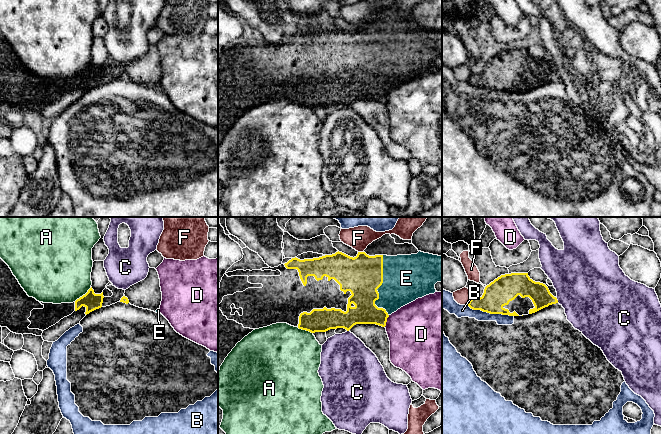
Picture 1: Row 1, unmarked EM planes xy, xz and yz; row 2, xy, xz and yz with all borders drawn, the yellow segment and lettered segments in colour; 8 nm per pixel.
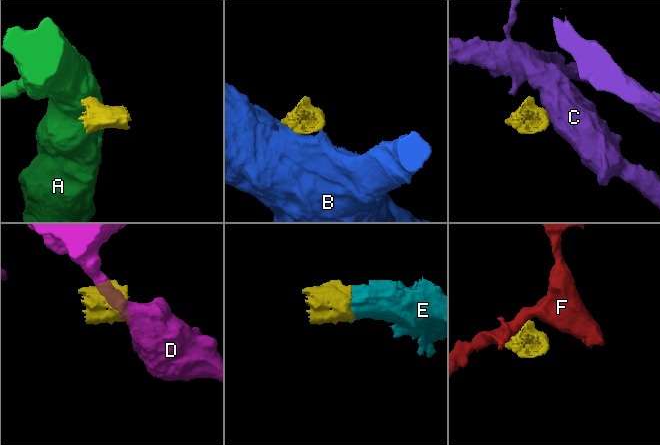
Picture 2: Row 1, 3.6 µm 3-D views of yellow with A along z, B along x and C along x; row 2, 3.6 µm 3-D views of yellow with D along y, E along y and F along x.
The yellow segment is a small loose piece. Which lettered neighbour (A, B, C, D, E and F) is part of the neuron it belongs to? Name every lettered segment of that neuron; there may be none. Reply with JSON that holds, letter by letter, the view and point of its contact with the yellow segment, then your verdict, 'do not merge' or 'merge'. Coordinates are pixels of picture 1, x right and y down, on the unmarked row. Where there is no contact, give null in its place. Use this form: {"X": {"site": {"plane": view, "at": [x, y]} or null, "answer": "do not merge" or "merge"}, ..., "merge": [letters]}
{"A": {"site": {"plane": "xy", "at": [83, 71]}, "answer": "do not merge"}, "B": {"site": {"plane": "yz", "at": [490, 89]}, "answer": "do not merge"}, "C": {"site": {"plane": "yz", "at": [557, 76]}, "answer": "do not merge"}, "D": {"site": {"plane": "xz", "at": [386, 97]}, "answer": "do not merge"}, "E": {"site": {"plane": "xz", "at": [379, 62]}, "answer": "merge"}, "F": {"site": {"plane": "yz", "at": [469, 77]}, "answer": "do not merge"}, "merge": ["E"]}

